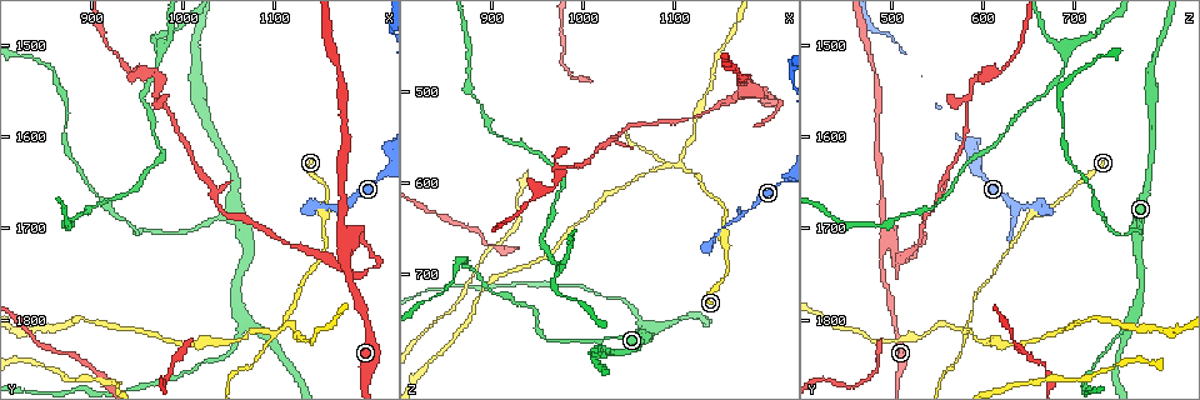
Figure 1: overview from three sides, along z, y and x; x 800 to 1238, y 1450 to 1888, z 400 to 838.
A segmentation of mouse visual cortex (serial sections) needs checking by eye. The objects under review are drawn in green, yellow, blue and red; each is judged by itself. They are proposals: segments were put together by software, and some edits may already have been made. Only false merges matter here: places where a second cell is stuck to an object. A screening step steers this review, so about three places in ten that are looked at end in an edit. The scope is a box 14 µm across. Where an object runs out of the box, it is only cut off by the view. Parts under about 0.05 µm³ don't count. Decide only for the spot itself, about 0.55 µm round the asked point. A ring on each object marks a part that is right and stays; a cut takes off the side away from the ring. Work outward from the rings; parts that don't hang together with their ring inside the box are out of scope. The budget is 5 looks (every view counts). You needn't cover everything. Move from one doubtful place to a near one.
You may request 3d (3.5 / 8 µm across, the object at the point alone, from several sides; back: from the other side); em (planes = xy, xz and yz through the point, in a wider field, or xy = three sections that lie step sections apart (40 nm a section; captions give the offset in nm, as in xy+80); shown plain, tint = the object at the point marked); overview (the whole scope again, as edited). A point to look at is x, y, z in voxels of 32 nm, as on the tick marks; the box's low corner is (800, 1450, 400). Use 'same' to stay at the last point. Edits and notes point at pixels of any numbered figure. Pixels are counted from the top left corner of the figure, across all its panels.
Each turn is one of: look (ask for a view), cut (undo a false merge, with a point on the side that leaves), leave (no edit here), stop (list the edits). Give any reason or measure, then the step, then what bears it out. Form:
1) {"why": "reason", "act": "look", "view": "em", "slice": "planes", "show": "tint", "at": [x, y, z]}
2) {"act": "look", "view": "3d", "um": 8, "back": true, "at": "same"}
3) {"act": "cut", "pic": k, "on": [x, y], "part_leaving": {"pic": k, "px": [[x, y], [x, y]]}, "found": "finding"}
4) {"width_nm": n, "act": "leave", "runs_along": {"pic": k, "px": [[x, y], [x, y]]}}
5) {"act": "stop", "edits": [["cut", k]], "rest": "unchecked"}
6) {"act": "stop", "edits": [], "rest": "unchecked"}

{"why": "thin neck", "act": "look", "view": "3d", "um": 3.5, "at": [1175, 1715, 495]}

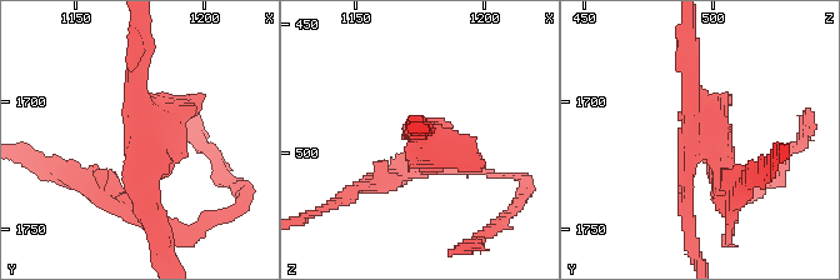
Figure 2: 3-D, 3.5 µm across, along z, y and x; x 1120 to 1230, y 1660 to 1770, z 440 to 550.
{"act": "look", "view": "em", "slice": "xy", "step": 3, "show": "tint", "at": [1178, 1715, 494]}

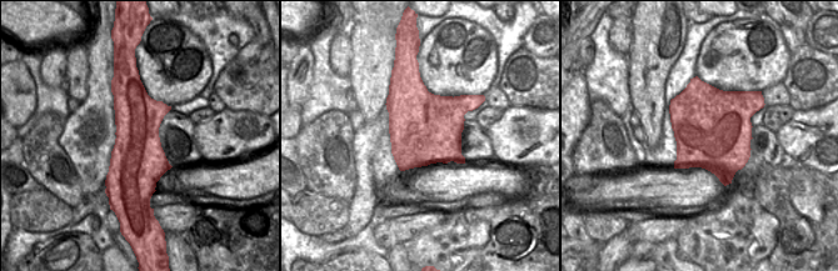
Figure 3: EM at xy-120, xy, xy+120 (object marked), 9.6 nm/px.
{"act": "cut", "pic": 2, "on": [115, 181], "part_leaving": {"pic": 2, "px": [[425, 150], [425, 160], [356, 189]]}, "found": "two cells meet here"}

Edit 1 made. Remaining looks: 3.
{"why": "see it whole again", "act": "look", "view": "overview"}

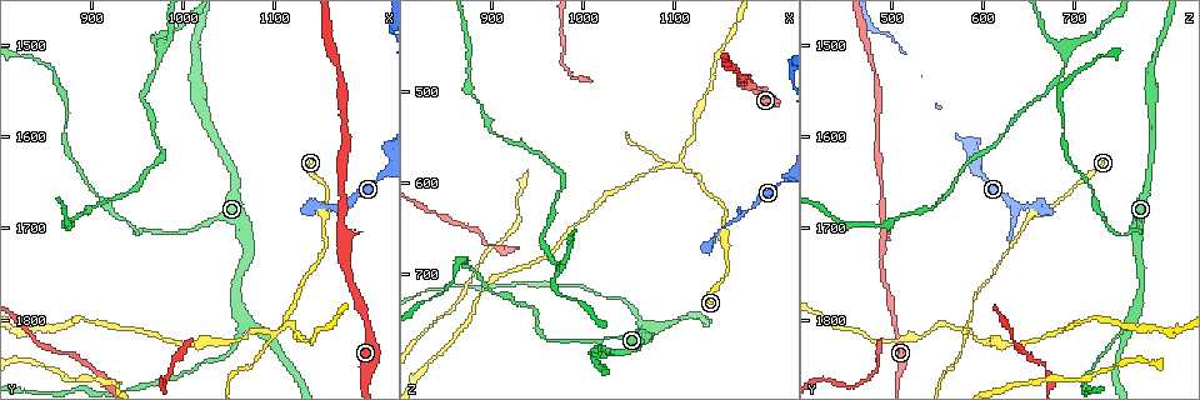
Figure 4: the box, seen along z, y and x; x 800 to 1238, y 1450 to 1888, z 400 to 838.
{"why": "abrupt turn", "act": "look", "view": "3d", "um": 3.5, "at": [1110, 1805, 580]}

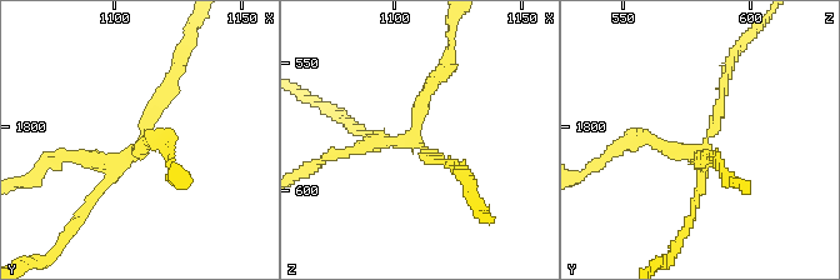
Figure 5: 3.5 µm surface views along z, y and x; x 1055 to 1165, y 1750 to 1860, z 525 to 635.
{"arms": 4, "arm_widths_nm": [150, 150, 200, 200], "act": "look", "view": "em", "slice": "planes", "show": "tint", "at": [1110, 1805, 582]}

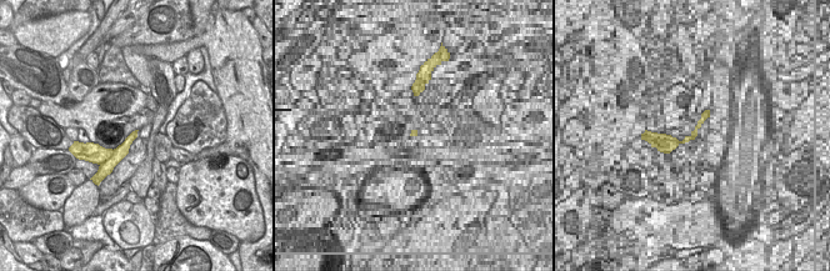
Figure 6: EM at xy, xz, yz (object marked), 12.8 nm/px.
{"act": "cut", "pic": 5, "on": [424, 98], "border": {"pic": 6, "px": [[114, 150], [100, 165]]}, "found": "two cells meet here"}

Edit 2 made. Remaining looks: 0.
{"act": "stop", "edits": [["cut", 2], ["cut", 5]], "rest": "unchecked"}

